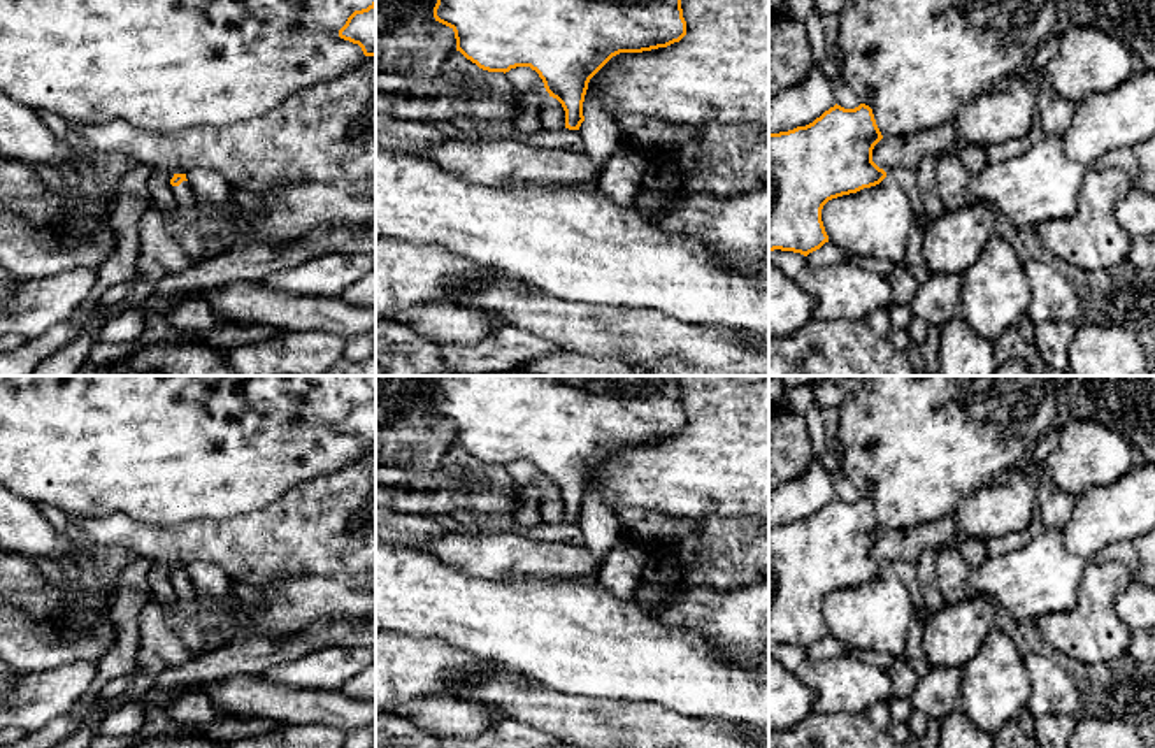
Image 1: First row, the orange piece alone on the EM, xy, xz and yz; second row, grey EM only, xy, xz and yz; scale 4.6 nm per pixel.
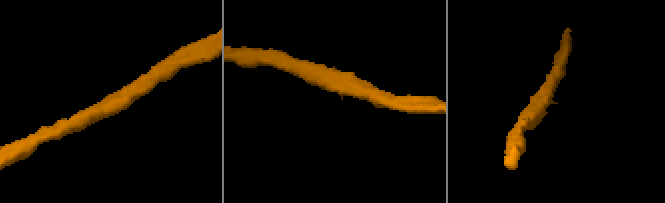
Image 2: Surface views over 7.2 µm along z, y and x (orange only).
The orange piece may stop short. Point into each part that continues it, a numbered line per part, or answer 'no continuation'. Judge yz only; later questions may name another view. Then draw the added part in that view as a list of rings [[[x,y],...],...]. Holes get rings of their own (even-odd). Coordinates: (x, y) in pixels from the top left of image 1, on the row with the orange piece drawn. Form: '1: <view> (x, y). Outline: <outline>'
no continuation

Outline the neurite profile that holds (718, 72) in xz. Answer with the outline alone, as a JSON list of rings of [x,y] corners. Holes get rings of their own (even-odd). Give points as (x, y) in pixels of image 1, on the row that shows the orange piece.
[[[681,0],[686,35],[667,47],[613,56],[588,83],[585,100],[597,91],[606,118],[614,112],[646,114],[678,125],[700,123],[757,123],[769,126],[769,0]]]

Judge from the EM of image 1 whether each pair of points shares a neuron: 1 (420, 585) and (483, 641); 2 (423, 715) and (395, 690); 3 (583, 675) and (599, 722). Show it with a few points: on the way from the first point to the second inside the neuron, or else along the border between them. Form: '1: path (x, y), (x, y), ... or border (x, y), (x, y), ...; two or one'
1: path (436, 601), (446, 604), (467, 625); one
2: border (450, 696), (425, 696), (394, 713); two
3: border (550, 687), (569, 696), (613, 697), (631, 704); two

